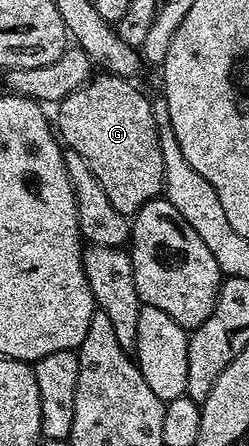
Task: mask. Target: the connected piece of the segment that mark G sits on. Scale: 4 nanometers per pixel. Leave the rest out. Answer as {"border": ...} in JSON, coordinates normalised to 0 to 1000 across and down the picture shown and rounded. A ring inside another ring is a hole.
{"border":[[[434,164],[394,166],[386,173],[361,175],[337,195],[317,195],[289,204],[285,211],[257,222],[253,229],[225,233],[229,276],[221,267],[221,294],[237,305],[241,318],[265,332],[301,343],[317,343],[317,352],[333,352],[333,361],[349,361],[349,379],[365,379],[365,388],[382,397],[382,406],[398,406],[398,415],[414,415],[414,433],[430,433],[430,451],[446,451],[446,460],[462,460],[462,469],[478,478],[494,478],[506,487],[546,482],[554,469],[590,451],[635,444],[651,435],[663,415],[663,381],[655,379],[655,343],[639,325],[639,298],[622,289],[622,262],[614,260],[614,235],[602,215],[582,215],[550,195],[530,195],[514,175],[482,168],[446,168]]]}

